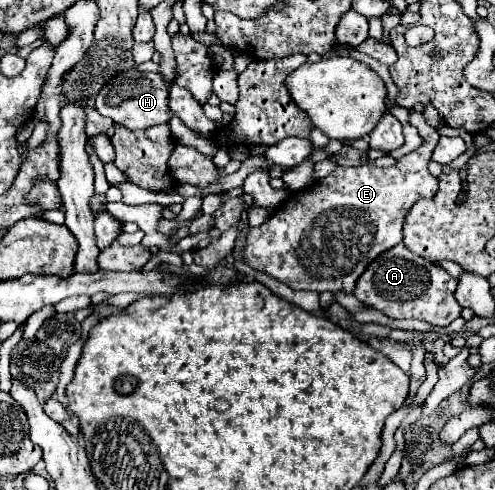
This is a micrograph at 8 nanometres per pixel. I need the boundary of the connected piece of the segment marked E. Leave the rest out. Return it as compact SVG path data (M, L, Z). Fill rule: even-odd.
M411 111L409 121L425 139L417 151L401 157L389 169L337 167L325 179L293 193L263 225L249 229L247 263L297 291L353 293L367 265L403 239L401 225L411 205L421 197L433 197L437 191L437 179L429 175L427 161L439 133L425 123L421 113Z

